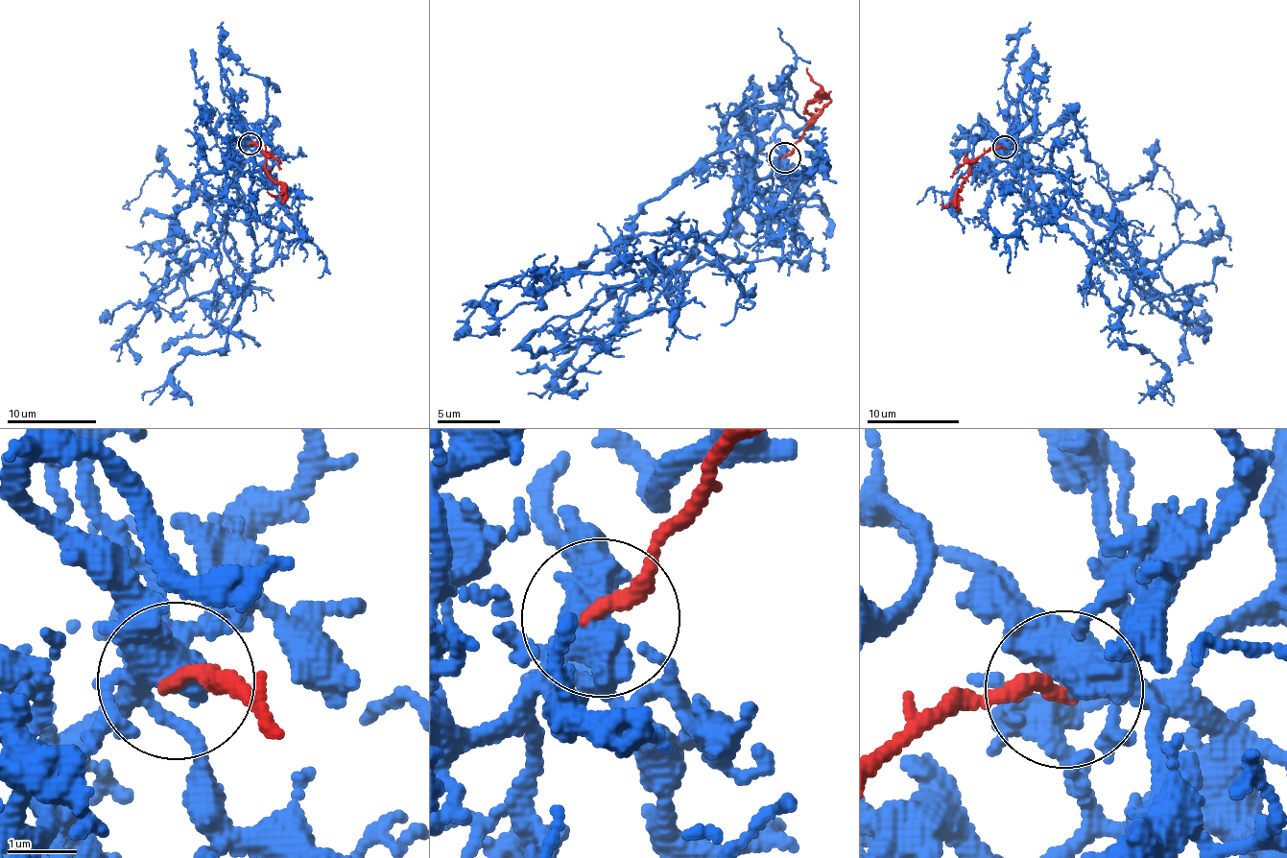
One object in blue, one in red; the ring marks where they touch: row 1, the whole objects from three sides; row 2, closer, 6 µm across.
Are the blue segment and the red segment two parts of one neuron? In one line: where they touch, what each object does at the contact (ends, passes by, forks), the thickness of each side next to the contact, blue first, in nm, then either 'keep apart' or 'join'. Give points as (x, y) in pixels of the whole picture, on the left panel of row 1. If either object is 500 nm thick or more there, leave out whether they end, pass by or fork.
(250, 144) | blue forks | red ends | 400/240 nm | join

